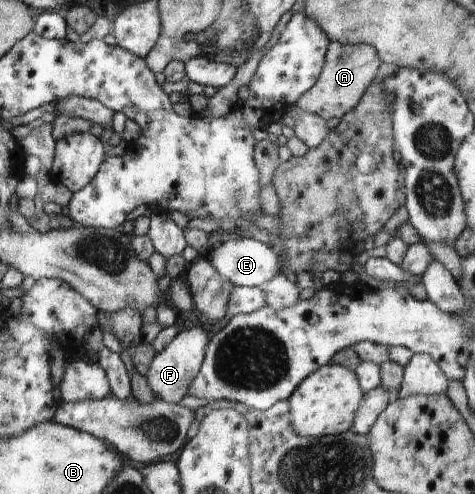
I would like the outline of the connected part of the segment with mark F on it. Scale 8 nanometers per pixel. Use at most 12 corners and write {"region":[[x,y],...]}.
{"region":[[205,326],[181,328],[145,376],[156,399],[180,403],[201,370]]}

